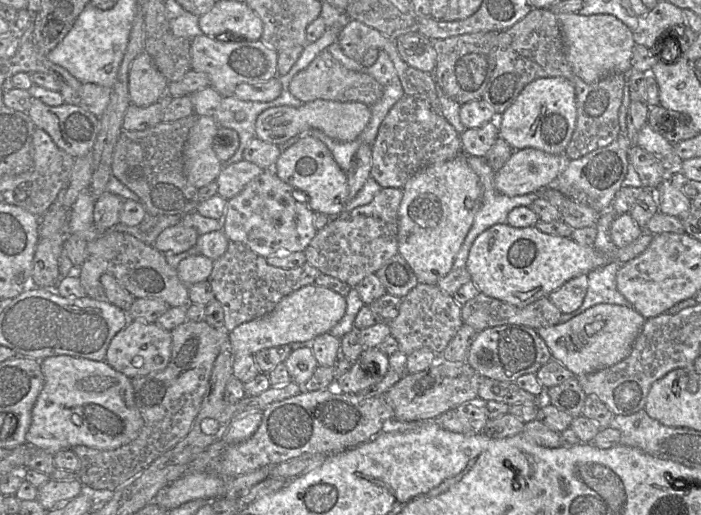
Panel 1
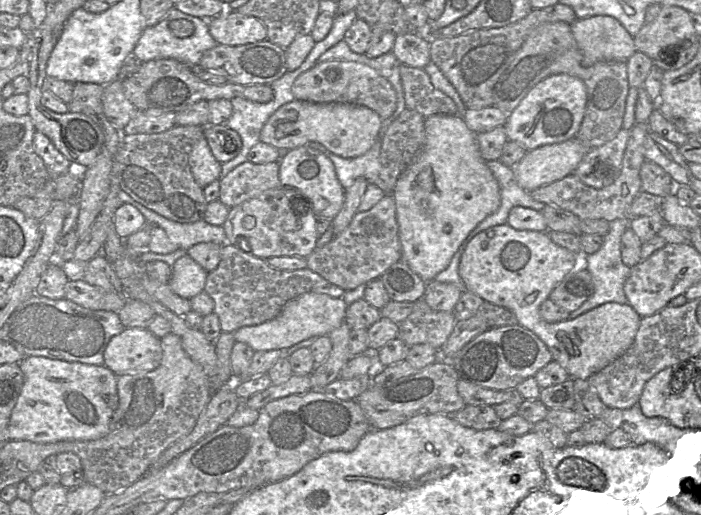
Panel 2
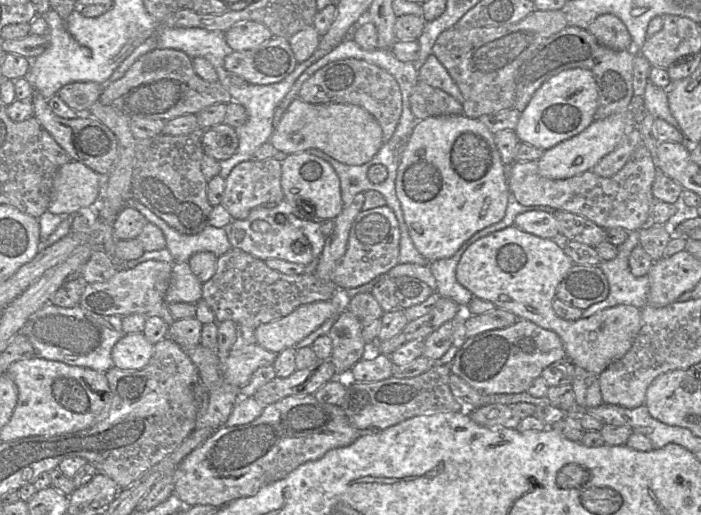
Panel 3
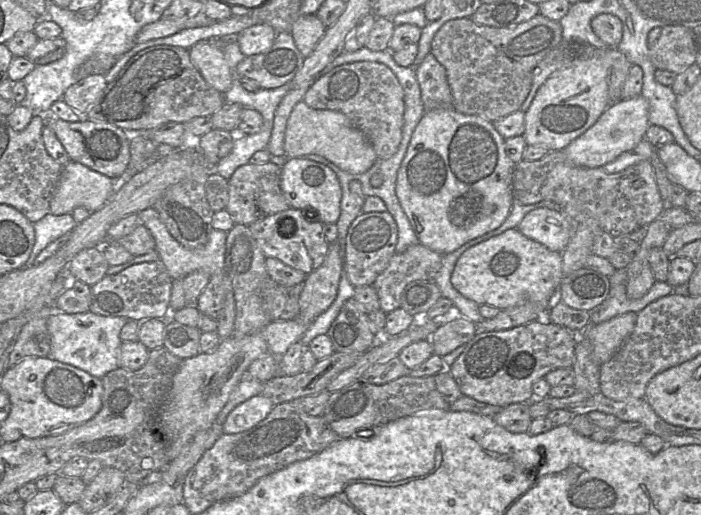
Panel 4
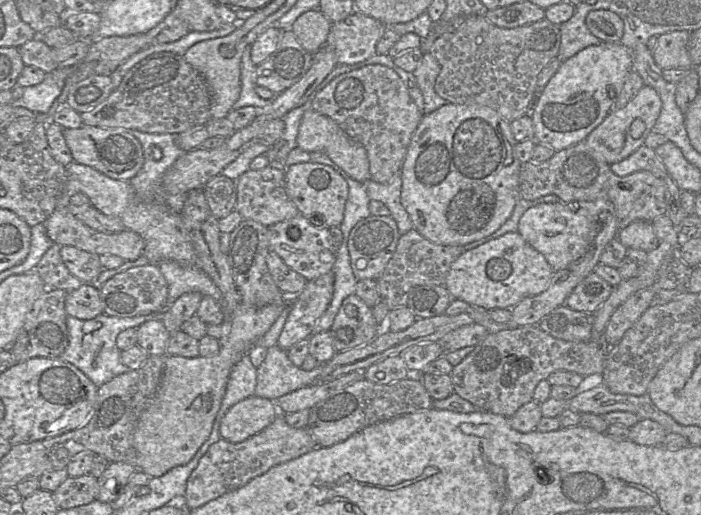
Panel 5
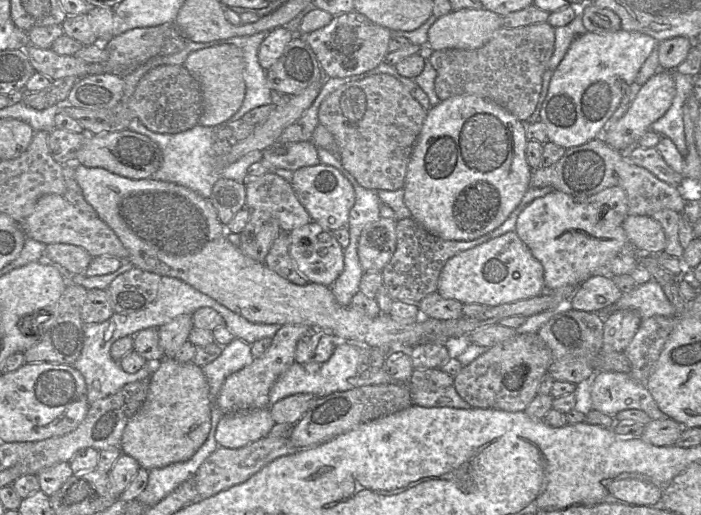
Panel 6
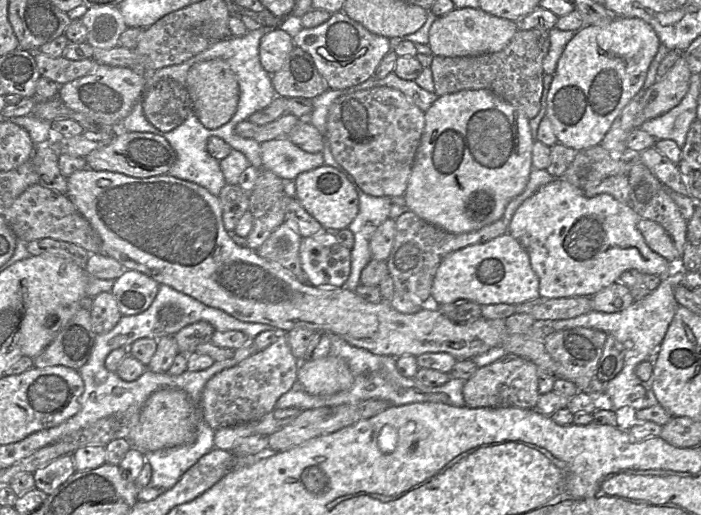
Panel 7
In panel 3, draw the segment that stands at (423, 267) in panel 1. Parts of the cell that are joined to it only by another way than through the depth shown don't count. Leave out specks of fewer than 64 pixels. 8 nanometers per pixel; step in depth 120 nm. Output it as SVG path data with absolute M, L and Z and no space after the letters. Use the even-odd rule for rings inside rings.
M461 114L432 116L424 120L417 121L406 145L404 146L404 150L401 153L395 182L395 191L401 204L404 220L408 227L409 235L413 244L418 252L423 255L428 262L453 256L460 249L461 245L475 233L490 225L498 223L504 218L510 194L507 168L508 167L503 164L500 153L496 147L494 134L490 132L490 130L479 119L468 118L467 116Z

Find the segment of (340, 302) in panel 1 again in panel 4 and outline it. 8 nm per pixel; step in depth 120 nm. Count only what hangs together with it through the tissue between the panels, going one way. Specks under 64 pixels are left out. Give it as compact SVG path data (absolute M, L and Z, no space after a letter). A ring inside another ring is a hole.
M300 319L272 321L260 332L265 338L269 352L276 357L282 356L288 348L299 341L310 325Z

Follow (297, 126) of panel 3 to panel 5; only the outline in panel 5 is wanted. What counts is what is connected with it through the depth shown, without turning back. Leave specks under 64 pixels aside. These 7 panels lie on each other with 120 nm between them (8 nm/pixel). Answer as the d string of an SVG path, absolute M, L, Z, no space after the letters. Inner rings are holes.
M309 109L304 113L296 143L297 148L305 152L321 152L325 154L354 180L361 183L370 180L369 160L365 148L351 139L335 121L316 112L314 109Z

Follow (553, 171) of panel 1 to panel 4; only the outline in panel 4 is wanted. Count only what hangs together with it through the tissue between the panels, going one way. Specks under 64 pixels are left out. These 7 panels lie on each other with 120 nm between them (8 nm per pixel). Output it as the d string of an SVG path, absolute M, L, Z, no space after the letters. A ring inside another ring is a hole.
M640 94L628 100L611 103L594 125L573 140L563 150L569 162L586 168L601 168L622 153L635 148L646 137L650 125L649 105Z

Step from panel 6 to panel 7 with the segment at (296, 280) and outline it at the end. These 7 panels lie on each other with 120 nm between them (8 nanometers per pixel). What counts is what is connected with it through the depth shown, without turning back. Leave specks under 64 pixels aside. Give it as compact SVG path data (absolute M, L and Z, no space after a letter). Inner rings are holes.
M287 222L275 229L256 253L263 259L277 263L290 271L302 284L308 284L308 278L302 270L299 250L302 237Z

